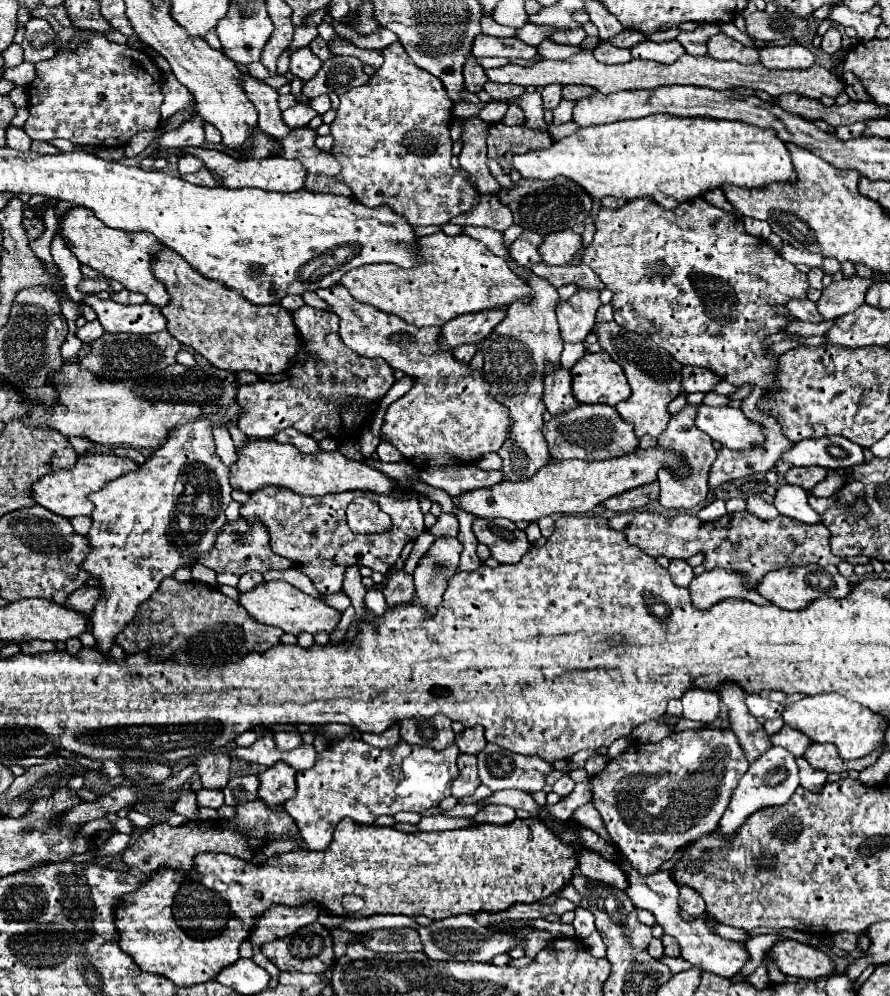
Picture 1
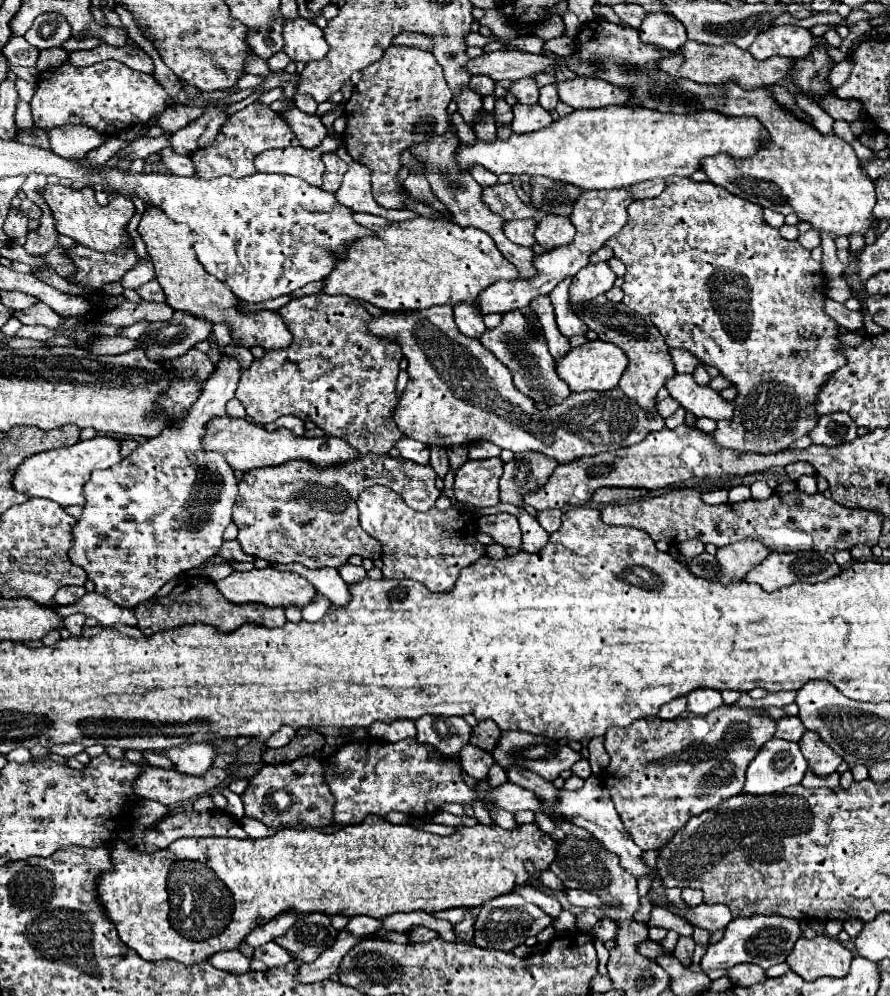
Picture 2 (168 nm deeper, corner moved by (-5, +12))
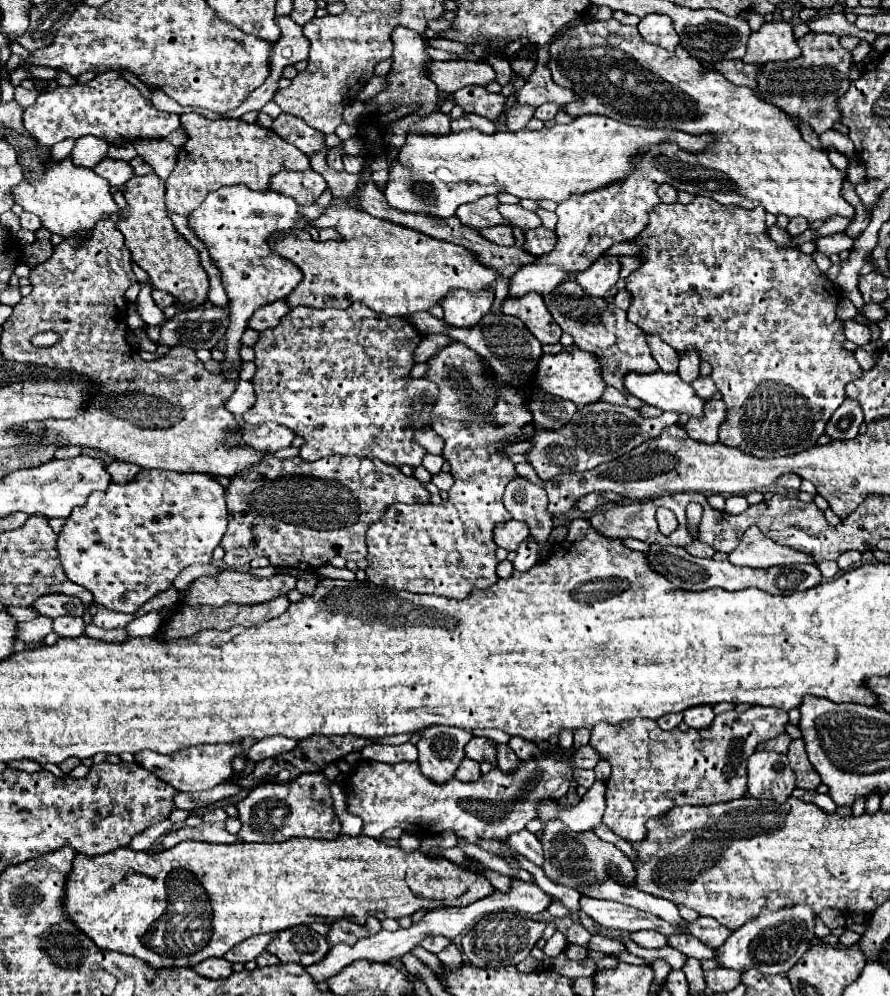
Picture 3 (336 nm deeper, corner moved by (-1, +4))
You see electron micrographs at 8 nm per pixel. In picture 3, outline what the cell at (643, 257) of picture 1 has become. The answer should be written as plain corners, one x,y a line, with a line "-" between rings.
696,196
690,204
658,204
652,210
648,228
644,228
642,236
632,240
632,244
642,248
644,264
632,272
626,280
626,288
632,292
632,306
628,308
628,320
632,320
636,326
640,326
644,332
656,332
666,344
670,344
674,350
682,352
684,348
698,348
700,360
706,360
712,366
712,380
716,388
722,394
722,400
728,408
728,420
724,422
724,428
720,428
720,442
732,448
744,448
748,454
758,458
776,458
776,456
788,456
798,454
802,450
808,450
816,446
816,440
824,434
826,422
830,420
832,412
846,400
846,384
856,380
862,374
860,364
856,362
854,354
844,348
846,336
844,336
844,322
838,320
836,308
838,308
838,290
836,286
826,278
824,272
818,270
812,256
802,254
796,248
784,248
778,246
768,234
764,224
764,208
740,208
740,206
724,206
716,200
708,200
706,196

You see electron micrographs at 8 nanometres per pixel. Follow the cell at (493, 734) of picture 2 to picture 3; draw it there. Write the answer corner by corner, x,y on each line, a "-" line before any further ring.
474,736
468,744
466,744
466,756
476,760
476,762
490,762
496,764
496,744
490,738
484,736

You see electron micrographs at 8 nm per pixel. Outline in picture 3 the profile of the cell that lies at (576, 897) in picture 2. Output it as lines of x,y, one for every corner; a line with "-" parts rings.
582,896
580,910
586,912
594,922
598,922
604,928
616,928
616,930
624,930
624,932
656,930
664,936
688,932
686,928
674,926
674,924
662,920
660,916
636,910
632,906
626,906
626,904
610,902
610,900
594,900
594,898

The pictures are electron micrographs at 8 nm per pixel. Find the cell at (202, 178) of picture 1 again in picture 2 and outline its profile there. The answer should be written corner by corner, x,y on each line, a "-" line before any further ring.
164,148
162,150
162,164
166,164
166,168
178,176
194,176
196,174
196,168
194,168
194,162
186,156
180,156
176,152
172,152
170,148

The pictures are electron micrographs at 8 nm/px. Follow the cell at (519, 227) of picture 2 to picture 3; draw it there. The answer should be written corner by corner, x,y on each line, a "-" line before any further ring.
490,226
490,228
482,228
480,234
498,244
498,246
514,246
514,236
512,236
512,228
510,226

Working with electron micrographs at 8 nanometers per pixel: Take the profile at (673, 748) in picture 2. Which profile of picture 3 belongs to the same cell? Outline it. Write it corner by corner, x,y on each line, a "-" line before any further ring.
752,706
748,712
738,714
736,710
718,714
710,728
704,730
674,730
664,732
658,728
656,722
636,718
620,724
608,724
598,722
596,728
592,728
590,744
596,748
604,760
612,764
612,774
606,780
606,812
602,822
612,828
614,834
628,842
642,840
644,836
644,824
650,818
664,816
670,808
684,806
684,804
696,804
696,806
708,806
716,802
730,802
736,798
746,796
746,762
754,754
756,746
764,740
770,740
772,736
778,736
786,732
788,724
788,712
780,712
778,708
764,708
764,706

